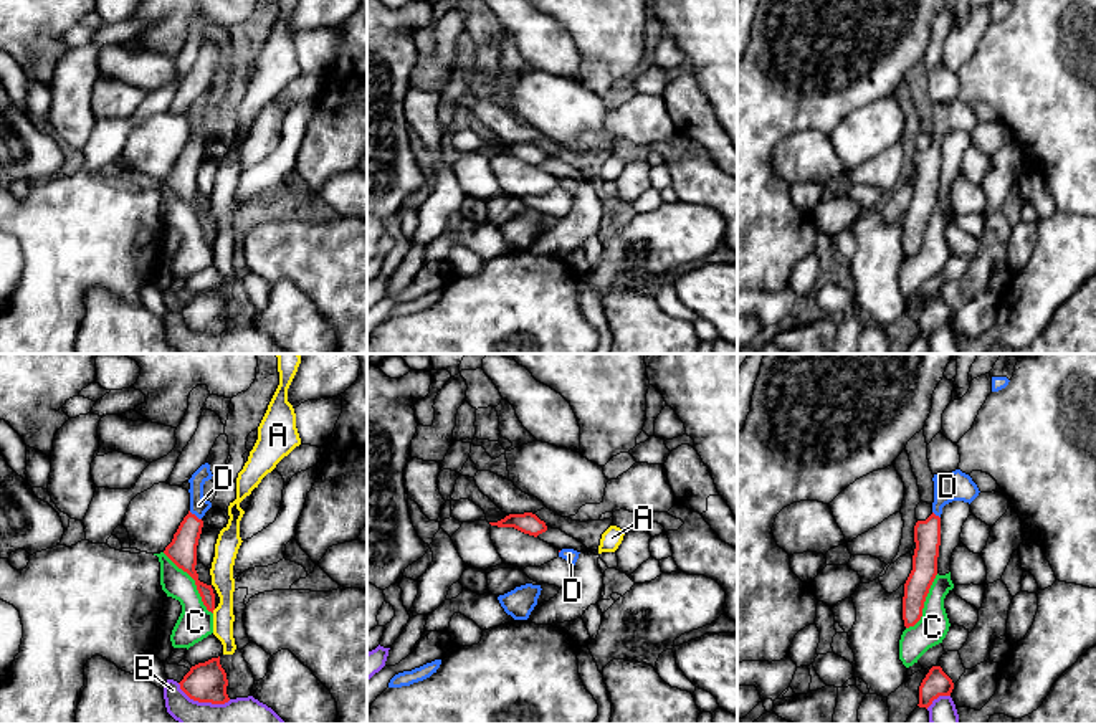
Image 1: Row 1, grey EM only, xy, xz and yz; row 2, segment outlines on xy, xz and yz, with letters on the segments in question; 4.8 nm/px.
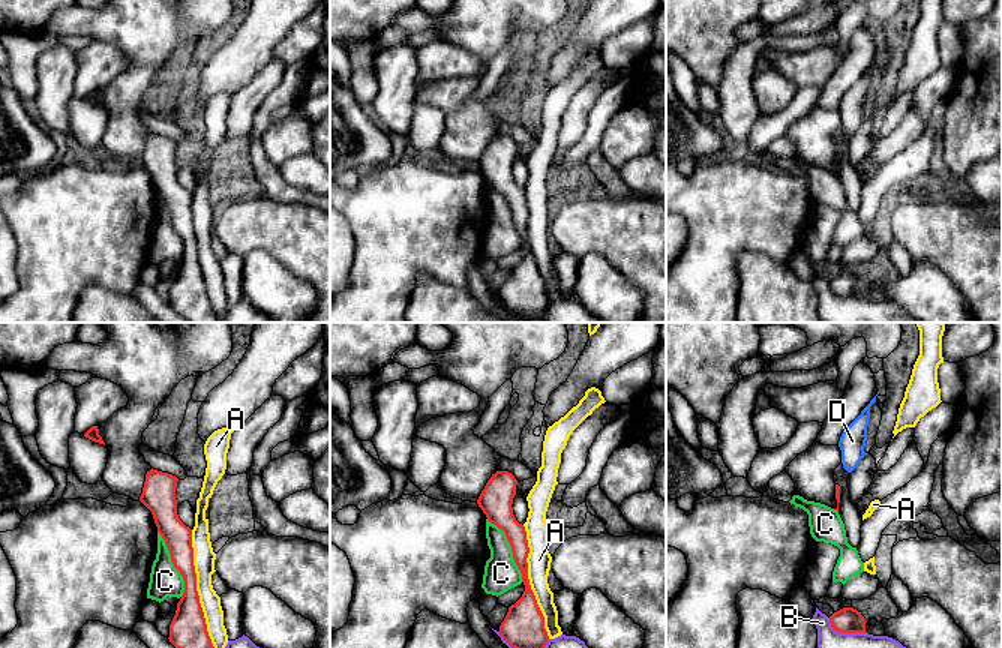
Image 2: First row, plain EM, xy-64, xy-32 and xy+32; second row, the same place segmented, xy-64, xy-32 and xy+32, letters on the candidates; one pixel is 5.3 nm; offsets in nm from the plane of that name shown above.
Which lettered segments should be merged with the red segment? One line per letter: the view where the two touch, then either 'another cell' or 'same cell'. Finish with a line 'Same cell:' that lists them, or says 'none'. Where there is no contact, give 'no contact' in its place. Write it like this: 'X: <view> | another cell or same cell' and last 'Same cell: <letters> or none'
A: xy | another cell
B: xy | another cell
C: xy | another cell
D: xy | same cell
Same cell: D

